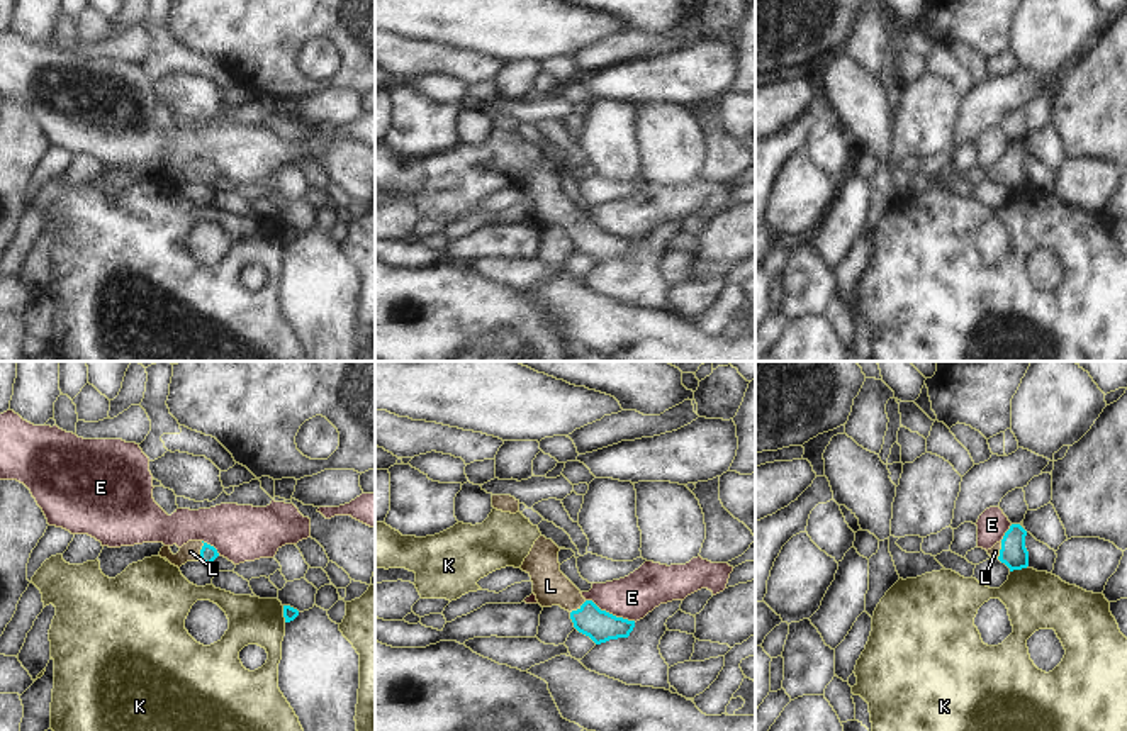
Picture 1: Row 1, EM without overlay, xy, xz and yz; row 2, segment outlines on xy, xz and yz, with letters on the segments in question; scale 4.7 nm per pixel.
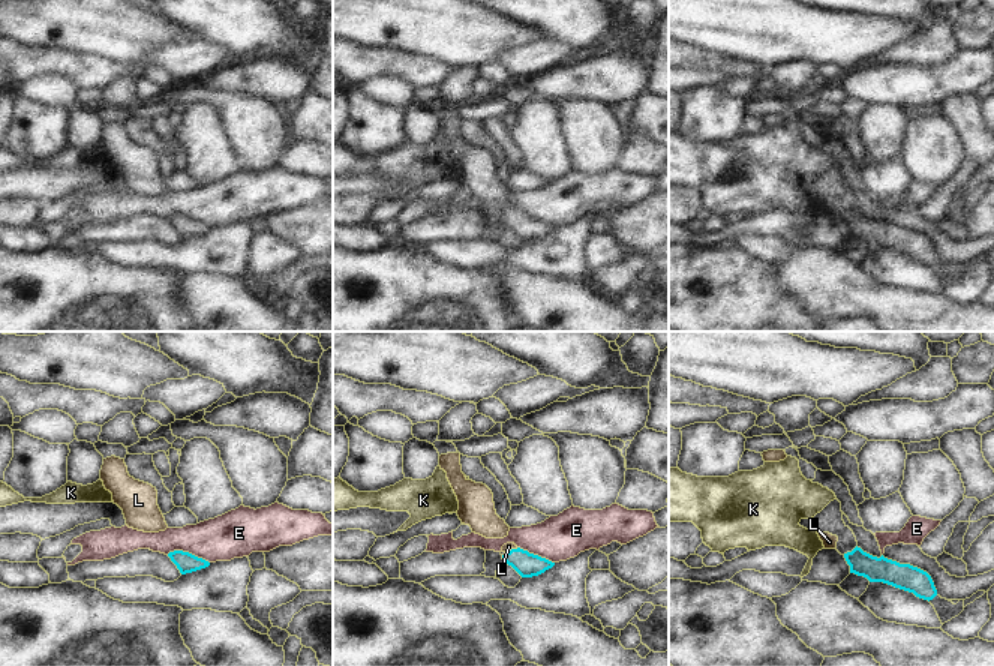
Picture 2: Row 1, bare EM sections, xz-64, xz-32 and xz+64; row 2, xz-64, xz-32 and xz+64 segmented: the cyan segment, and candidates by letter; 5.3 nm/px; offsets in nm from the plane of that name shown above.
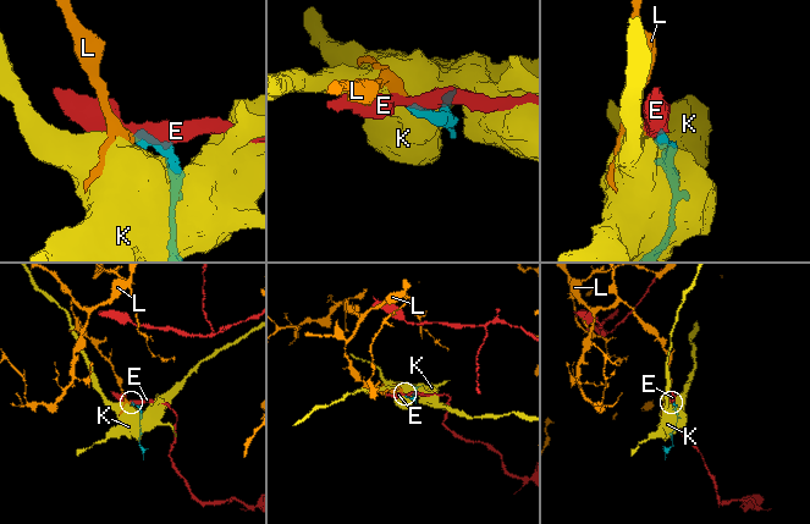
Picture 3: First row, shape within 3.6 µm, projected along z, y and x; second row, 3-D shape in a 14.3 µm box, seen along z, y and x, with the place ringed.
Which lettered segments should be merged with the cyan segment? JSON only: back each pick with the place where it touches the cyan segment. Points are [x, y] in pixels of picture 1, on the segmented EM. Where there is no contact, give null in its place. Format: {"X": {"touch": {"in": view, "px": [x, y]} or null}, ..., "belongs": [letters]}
{"L": {"touch": {"in": "xy", "px": [201, 552]}}, "belongs": ["L"]}

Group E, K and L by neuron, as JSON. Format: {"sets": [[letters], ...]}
{"sets": [["E"], ["K"], ["L"]]}

